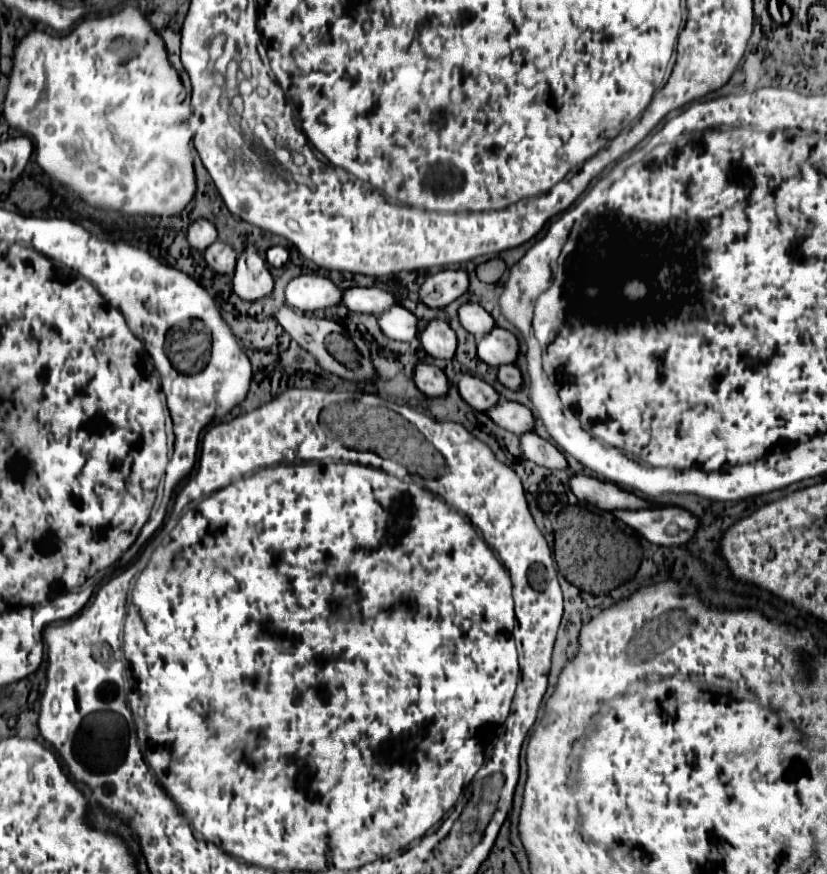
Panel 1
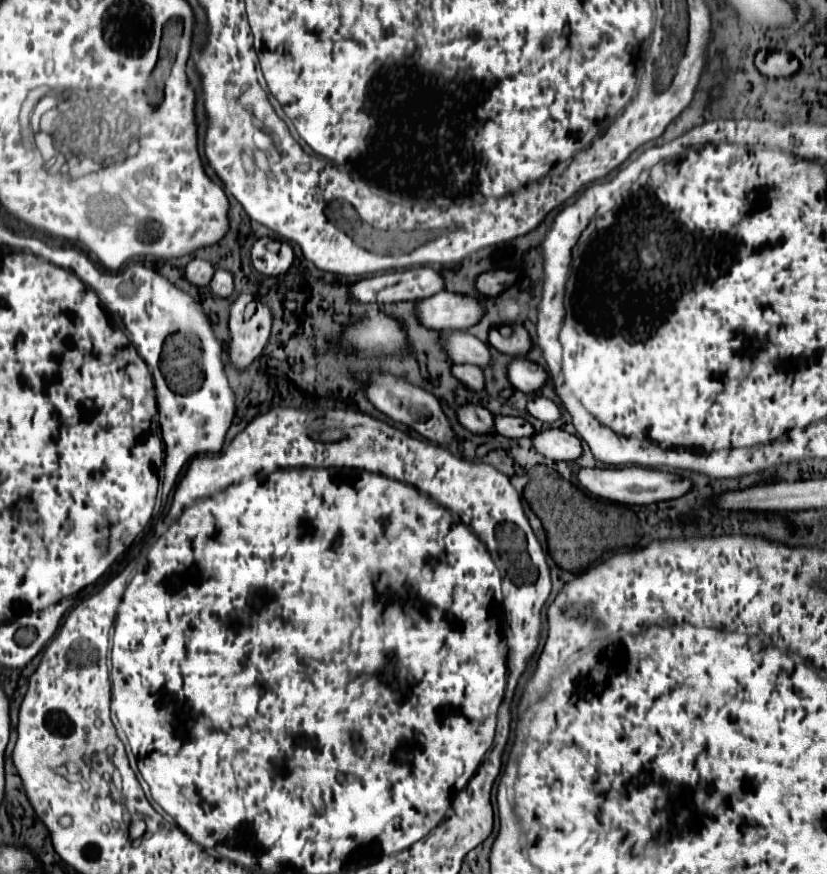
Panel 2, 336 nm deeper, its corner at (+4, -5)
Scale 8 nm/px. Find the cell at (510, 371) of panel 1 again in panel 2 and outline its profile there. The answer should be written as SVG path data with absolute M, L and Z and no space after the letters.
M537 395L529 401L527 411L529 411L535 419L539 419L539 421L543 421L543 423L555 423L555 421L561 417L559 407L557 407L551 399L537 397Z

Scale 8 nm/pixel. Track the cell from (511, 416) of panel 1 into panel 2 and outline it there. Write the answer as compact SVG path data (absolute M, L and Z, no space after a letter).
M547 429L543 433L537 433L531 437L535 449L545 455L547 459L553 461L565 461L565 463L573 463L581 457L583 447L581 447L581 439L577 435L565 433L561 429Z

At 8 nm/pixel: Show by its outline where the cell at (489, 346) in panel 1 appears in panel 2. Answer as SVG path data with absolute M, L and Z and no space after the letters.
M513 359L509 365L511 385L523 393L537 393L547 377L547 371L529 359Z

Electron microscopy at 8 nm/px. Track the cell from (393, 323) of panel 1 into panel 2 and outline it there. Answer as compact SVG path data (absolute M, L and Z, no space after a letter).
M449 331L445 339L445 349L453 363L469 363L481 369L489 367L491 363L489 345L469 335L467 331Z

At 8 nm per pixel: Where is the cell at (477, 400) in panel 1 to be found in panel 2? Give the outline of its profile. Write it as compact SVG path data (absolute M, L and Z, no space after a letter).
M495 417L495 429L499 435L509 437L509 439L521 439L521 437L531 437L535 433L533 425L527 423L521 417Z

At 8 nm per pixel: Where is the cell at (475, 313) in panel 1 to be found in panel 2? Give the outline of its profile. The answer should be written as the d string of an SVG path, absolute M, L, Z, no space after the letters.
M493 327L489 331L489 345L493 345L497 351L511 355L511 357L521 357L521 355L525 357L533 347L531 337L525 327L513 327L513 333L509 337L503 337L501 331Z

